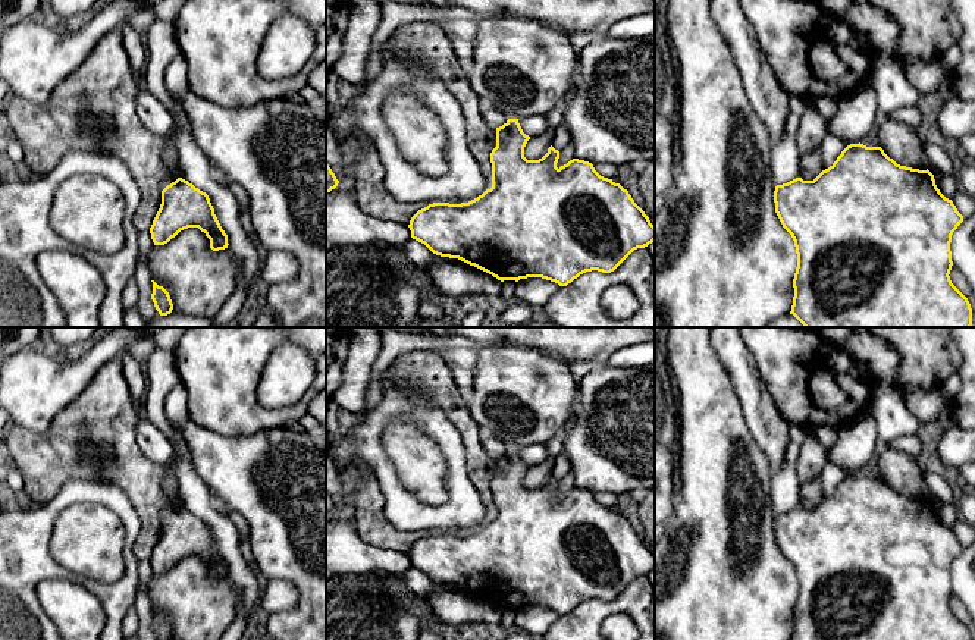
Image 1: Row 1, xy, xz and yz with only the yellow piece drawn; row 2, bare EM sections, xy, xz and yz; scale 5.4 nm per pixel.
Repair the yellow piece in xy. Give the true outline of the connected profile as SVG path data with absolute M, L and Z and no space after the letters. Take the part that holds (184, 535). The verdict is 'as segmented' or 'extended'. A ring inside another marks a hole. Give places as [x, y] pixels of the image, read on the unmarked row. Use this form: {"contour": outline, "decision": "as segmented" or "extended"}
{"contour": "M178 506L162 520L162 533L150 562L154 574L164 574L188 556L198 556L204 561L213 580L225 578L229 574L209 524Z", "decision": "as segmented"}

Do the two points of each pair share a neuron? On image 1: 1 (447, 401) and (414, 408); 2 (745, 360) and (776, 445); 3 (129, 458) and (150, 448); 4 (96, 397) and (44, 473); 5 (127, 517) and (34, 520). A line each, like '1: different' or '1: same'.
1: different
2: same
3: different
4: same
5: same

